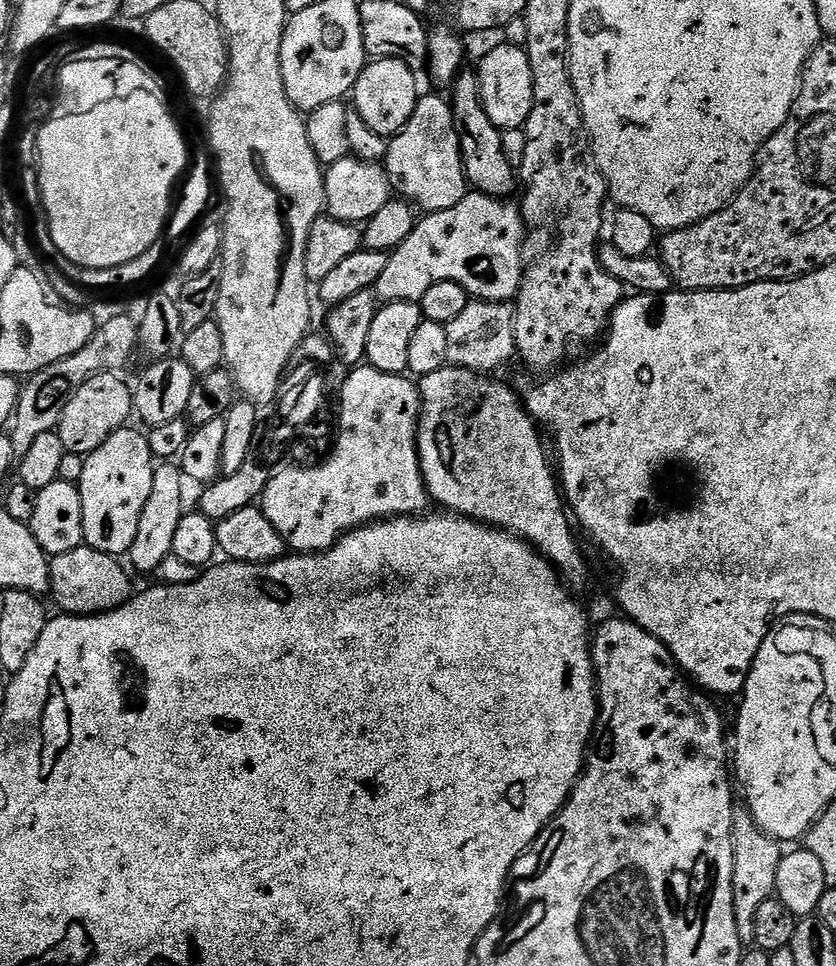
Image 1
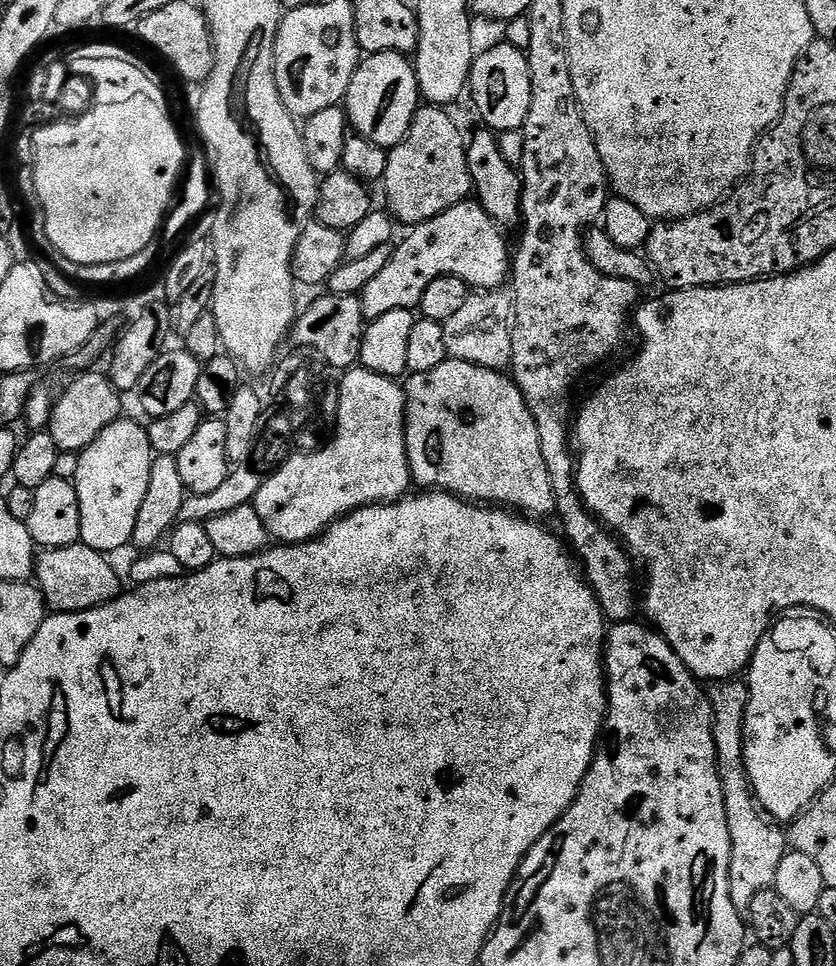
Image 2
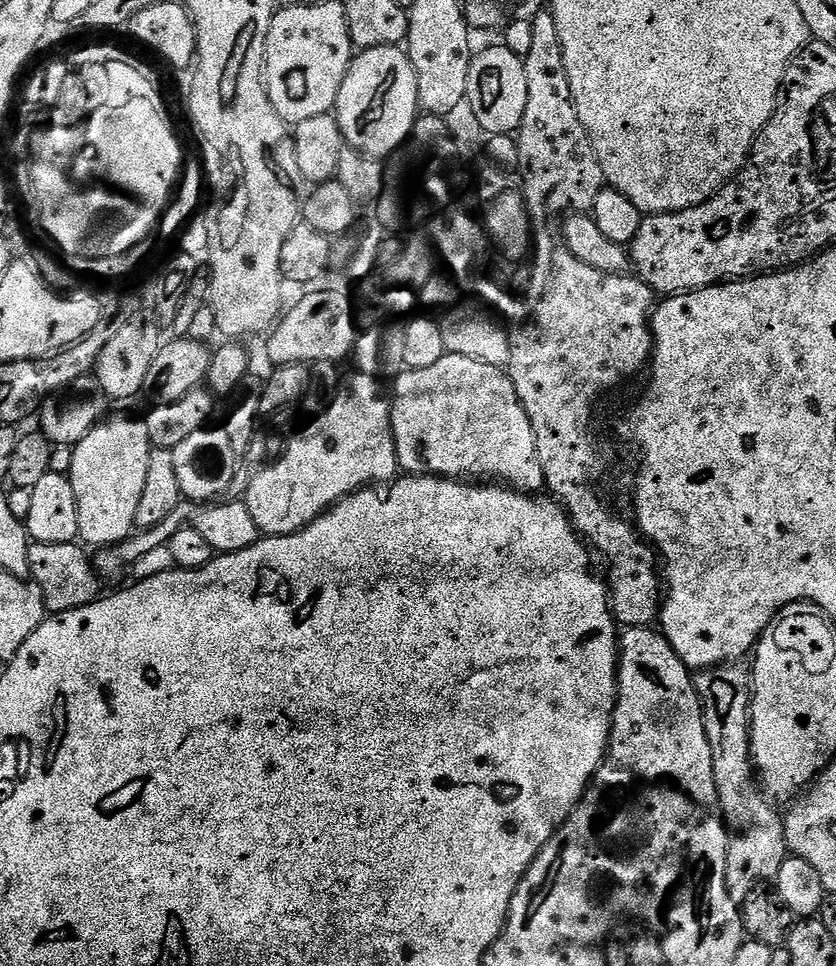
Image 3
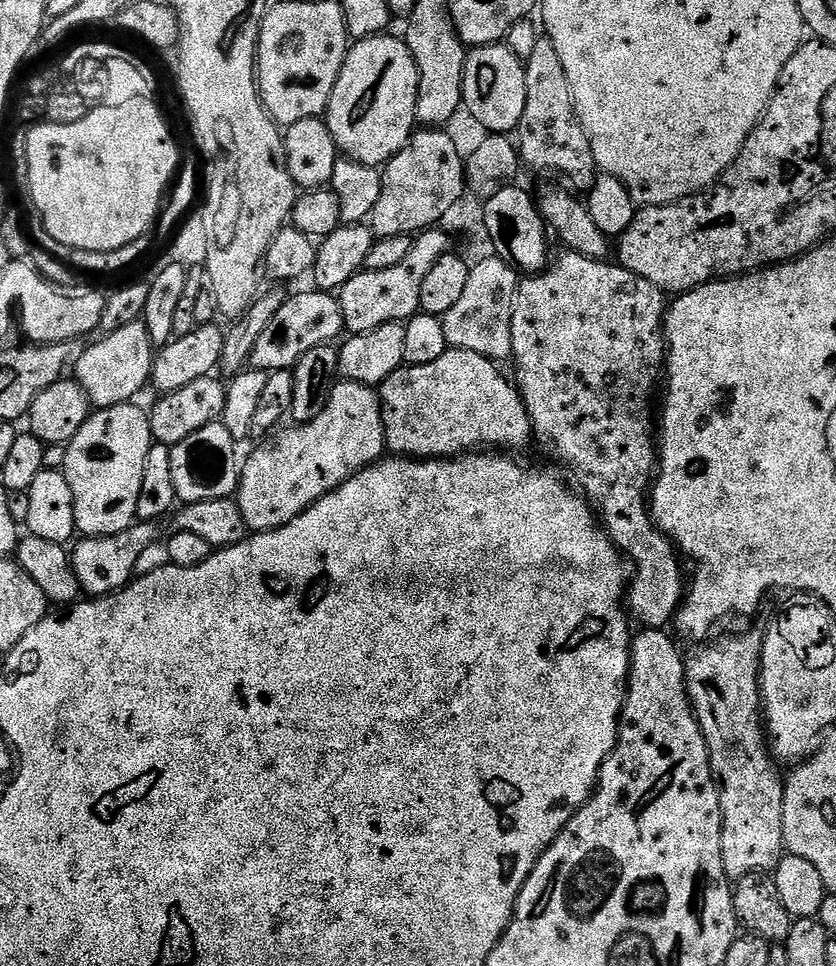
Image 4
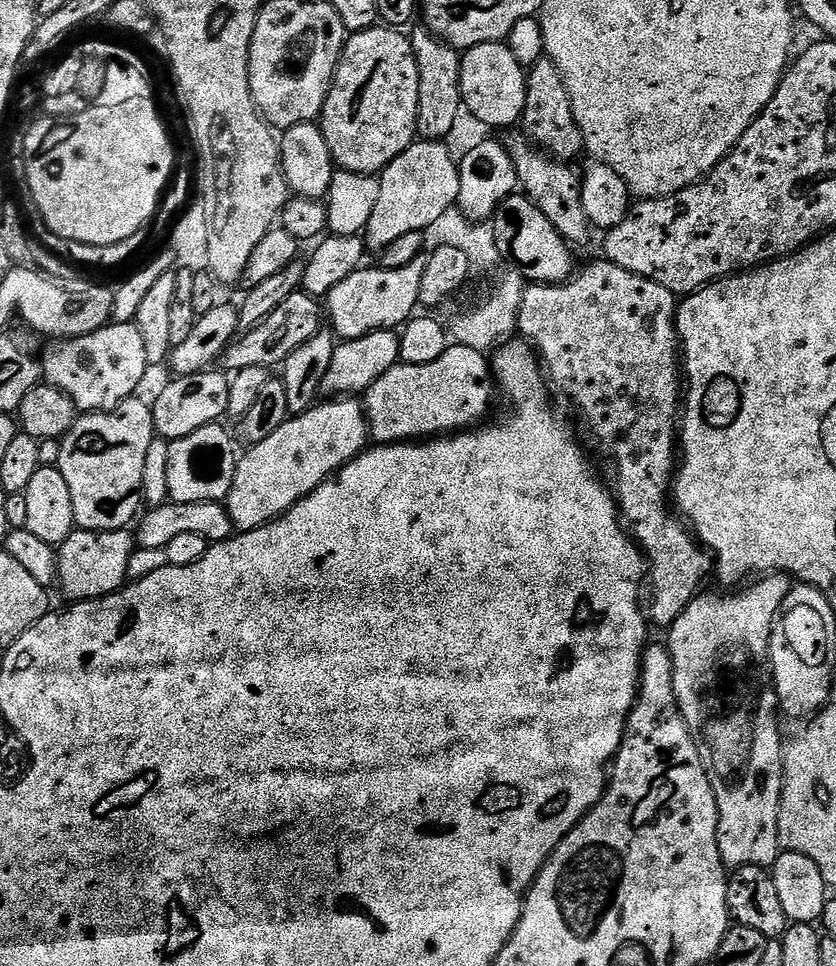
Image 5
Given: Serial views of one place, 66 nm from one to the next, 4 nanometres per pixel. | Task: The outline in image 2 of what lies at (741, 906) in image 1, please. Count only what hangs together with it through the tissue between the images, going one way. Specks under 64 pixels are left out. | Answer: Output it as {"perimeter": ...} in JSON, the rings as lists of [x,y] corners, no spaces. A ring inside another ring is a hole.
{"perimeter":[[[739,679],[722,680],[707,689],[708,700],[712,703],[712,733],[716,747],[716,761],[722,782],[722,798],[726,802],[726,826],[730,830],[730,898],[737,906],[755,902],[757,896],[769,891],[775,885],[778,866],[786,853],[786,832],[761,808],[752,793],[752,784],[744,769],[744,711],[748,705],[748,685]]]}

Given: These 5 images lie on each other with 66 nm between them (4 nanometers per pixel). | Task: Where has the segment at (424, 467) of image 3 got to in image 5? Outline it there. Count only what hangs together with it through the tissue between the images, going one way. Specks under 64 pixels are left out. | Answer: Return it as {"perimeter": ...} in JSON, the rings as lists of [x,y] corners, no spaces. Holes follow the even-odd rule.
{"perimeter":[[[453,343],[442,358],[434,358],[426,366],[397,362],[362,393],[362,403],[371,439],[377,445],[402,444],[460,434],[479,425],[492,404],[492,392],[494,396],[489,357],[470,346]]]}

